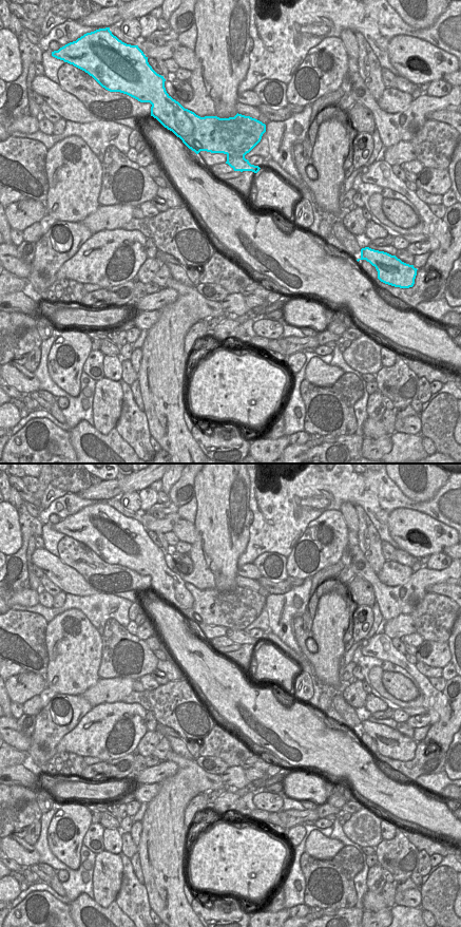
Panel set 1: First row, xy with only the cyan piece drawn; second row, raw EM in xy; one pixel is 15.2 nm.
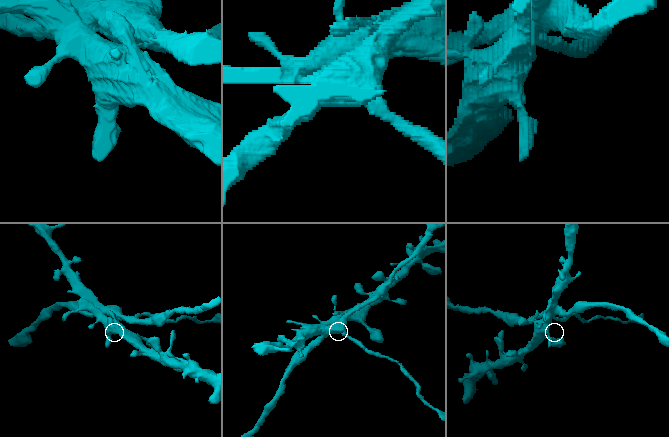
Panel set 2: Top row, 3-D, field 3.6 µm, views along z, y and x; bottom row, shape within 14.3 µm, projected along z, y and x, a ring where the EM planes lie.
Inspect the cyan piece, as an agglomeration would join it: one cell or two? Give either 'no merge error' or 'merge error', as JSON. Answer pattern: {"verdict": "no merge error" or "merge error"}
{"verdict": "merge error"}

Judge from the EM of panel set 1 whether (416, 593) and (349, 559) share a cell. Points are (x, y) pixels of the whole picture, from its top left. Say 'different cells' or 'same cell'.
same cell

